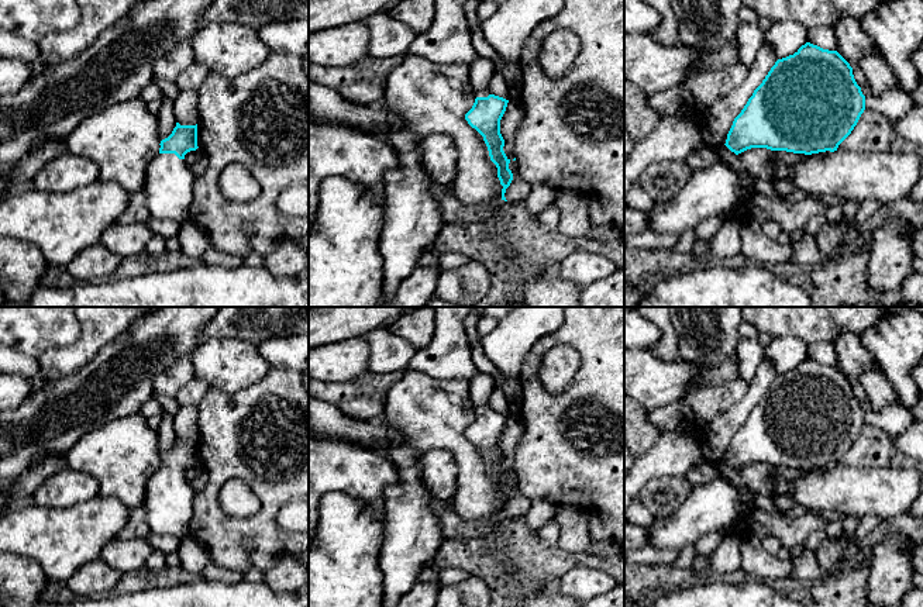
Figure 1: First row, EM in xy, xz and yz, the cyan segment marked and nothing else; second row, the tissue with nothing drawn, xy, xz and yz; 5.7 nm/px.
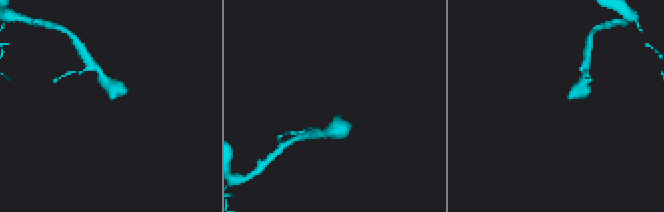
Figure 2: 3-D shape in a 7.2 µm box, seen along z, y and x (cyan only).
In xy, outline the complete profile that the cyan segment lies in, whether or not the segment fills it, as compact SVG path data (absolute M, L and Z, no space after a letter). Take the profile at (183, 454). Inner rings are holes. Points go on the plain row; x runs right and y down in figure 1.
M176 438L172 449L161 456L159 470L149 479L144 503L149 534L185 538L194 510L196 492L185 470L196 466L197 439Z

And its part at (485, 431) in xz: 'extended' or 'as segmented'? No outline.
extended

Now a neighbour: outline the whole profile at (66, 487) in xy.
M65 468L47 480L27 504L11 506L0 515L0 552L37 562L48 582L65 583L82 565L100 556L103 546L125 527L130 510L116 497L101 496L99 482Z

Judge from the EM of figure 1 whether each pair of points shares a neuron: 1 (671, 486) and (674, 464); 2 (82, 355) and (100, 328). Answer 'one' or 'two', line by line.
1: two
2: one

